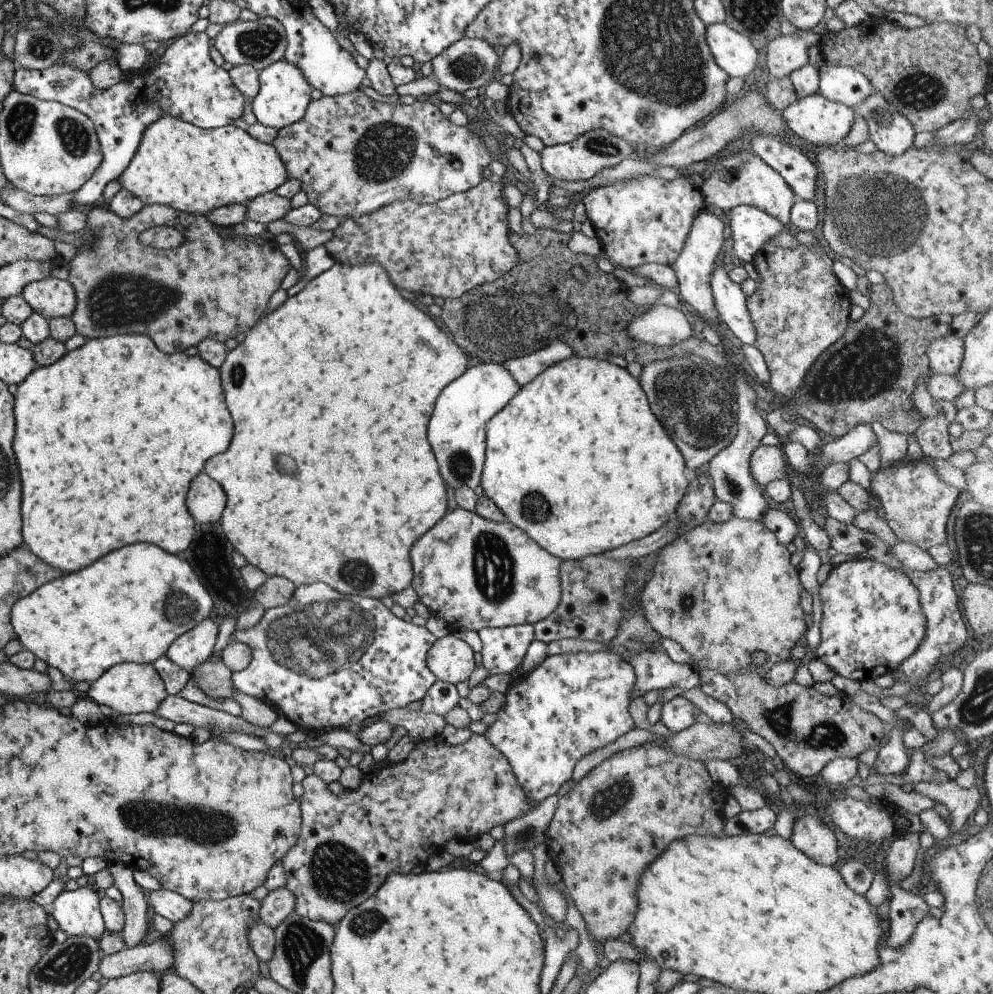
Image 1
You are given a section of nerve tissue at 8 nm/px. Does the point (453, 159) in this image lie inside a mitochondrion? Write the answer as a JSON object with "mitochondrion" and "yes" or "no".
{"mitochondrion":"no"}

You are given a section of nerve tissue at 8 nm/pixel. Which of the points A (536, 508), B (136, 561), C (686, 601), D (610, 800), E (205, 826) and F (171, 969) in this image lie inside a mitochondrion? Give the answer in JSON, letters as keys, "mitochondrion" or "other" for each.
{"A":"mitochondrion","B":"other","C":"mitochondrion","D":"mitochondrion","E":"mitochondrion","F":"other"}

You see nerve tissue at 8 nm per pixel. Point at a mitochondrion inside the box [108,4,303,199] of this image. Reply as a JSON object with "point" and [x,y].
{"point":[257,43]}

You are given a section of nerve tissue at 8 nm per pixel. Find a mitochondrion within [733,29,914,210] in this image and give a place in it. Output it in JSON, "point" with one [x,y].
{"point":[877,109]}

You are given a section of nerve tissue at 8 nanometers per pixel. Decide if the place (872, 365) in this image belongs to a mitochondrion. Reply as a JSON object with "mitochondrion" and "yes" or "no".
{"mitochondrion":"yes"}

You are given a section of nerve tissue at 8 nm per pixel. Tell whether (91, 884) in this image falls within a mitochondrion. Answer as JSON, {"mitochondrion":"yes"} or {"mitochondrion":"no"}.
{"mitochondrion":"no"}

